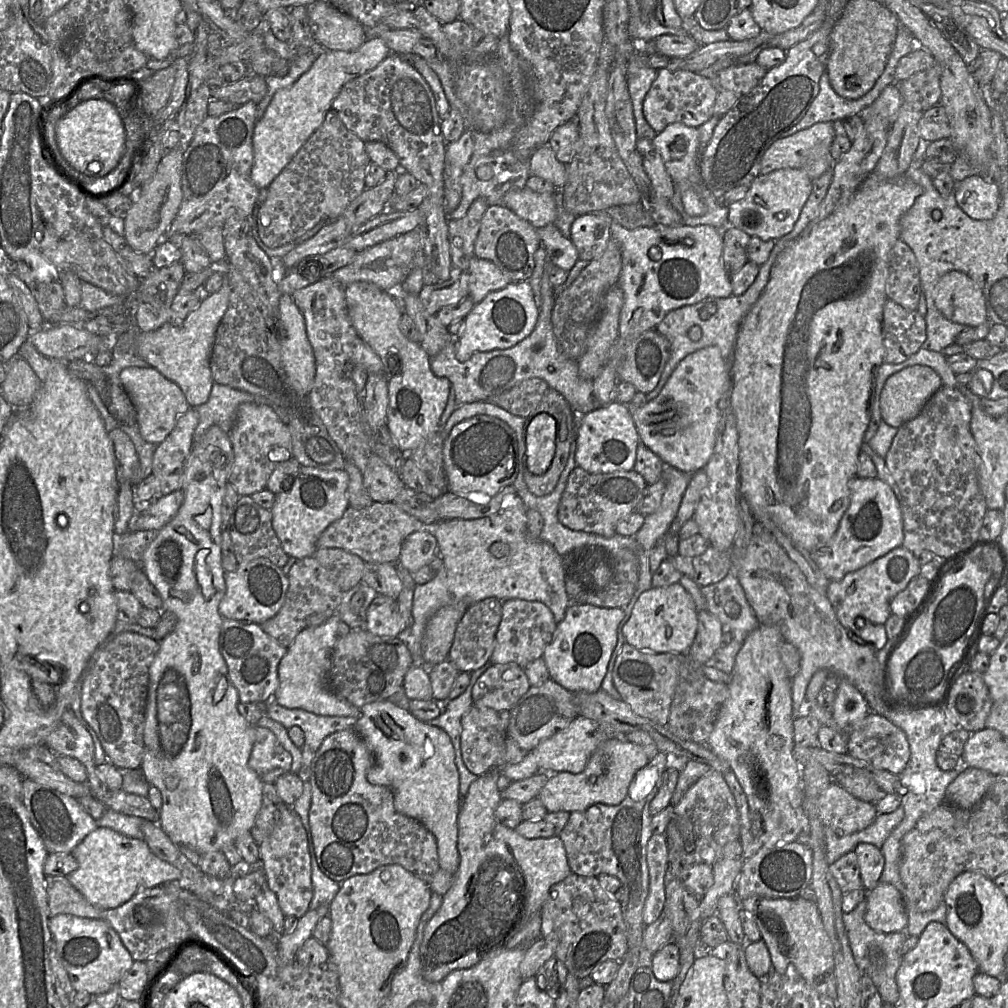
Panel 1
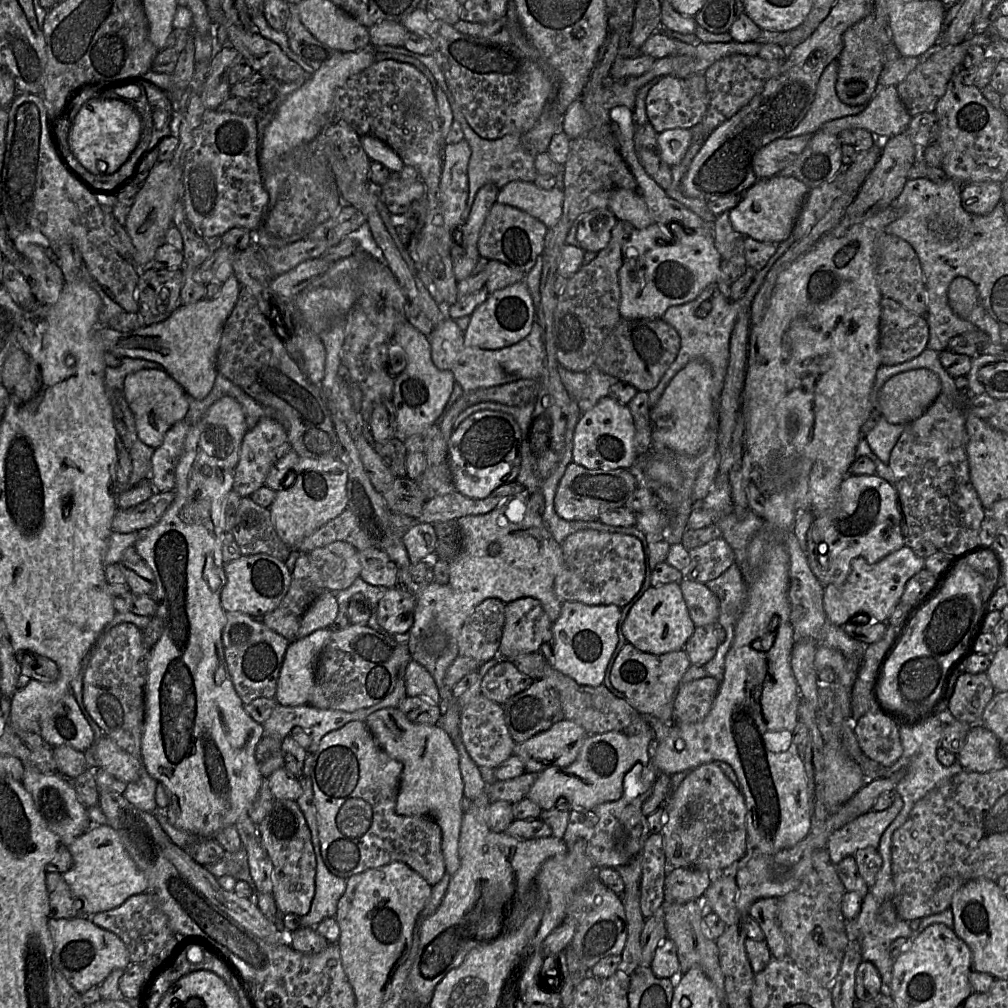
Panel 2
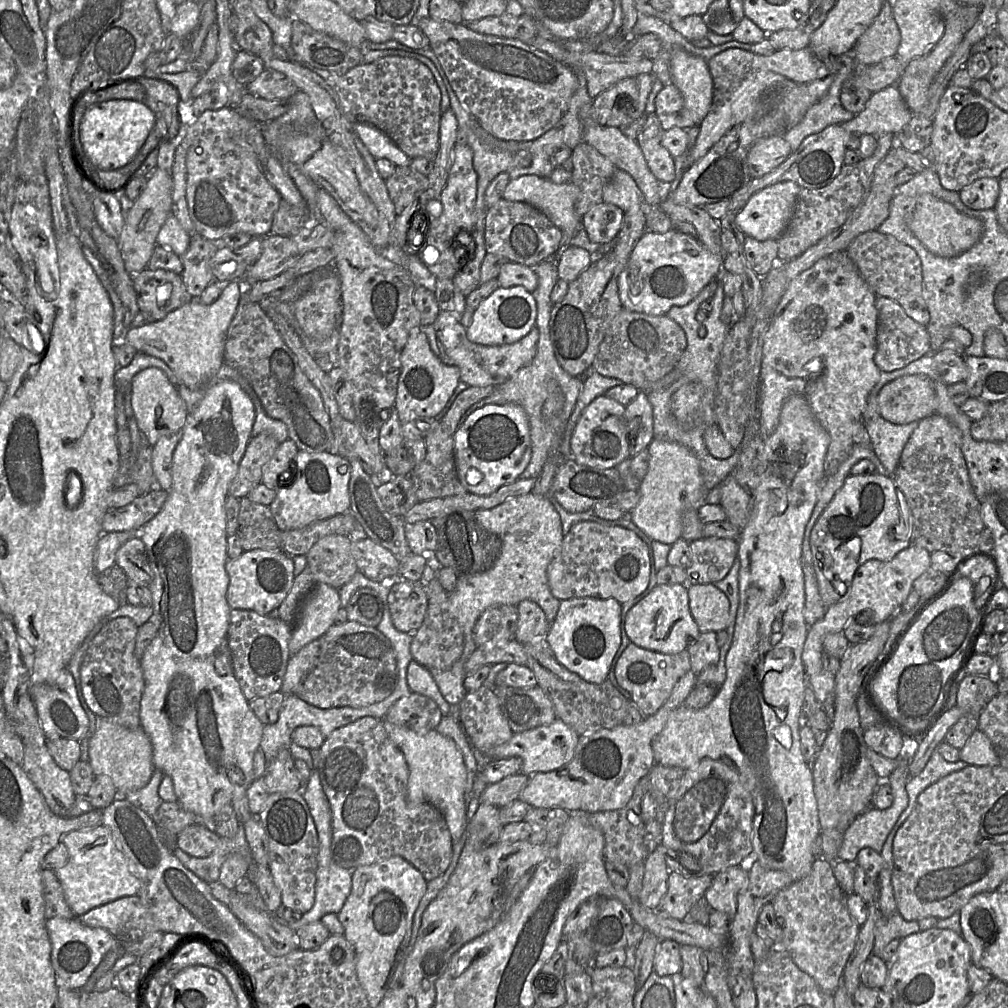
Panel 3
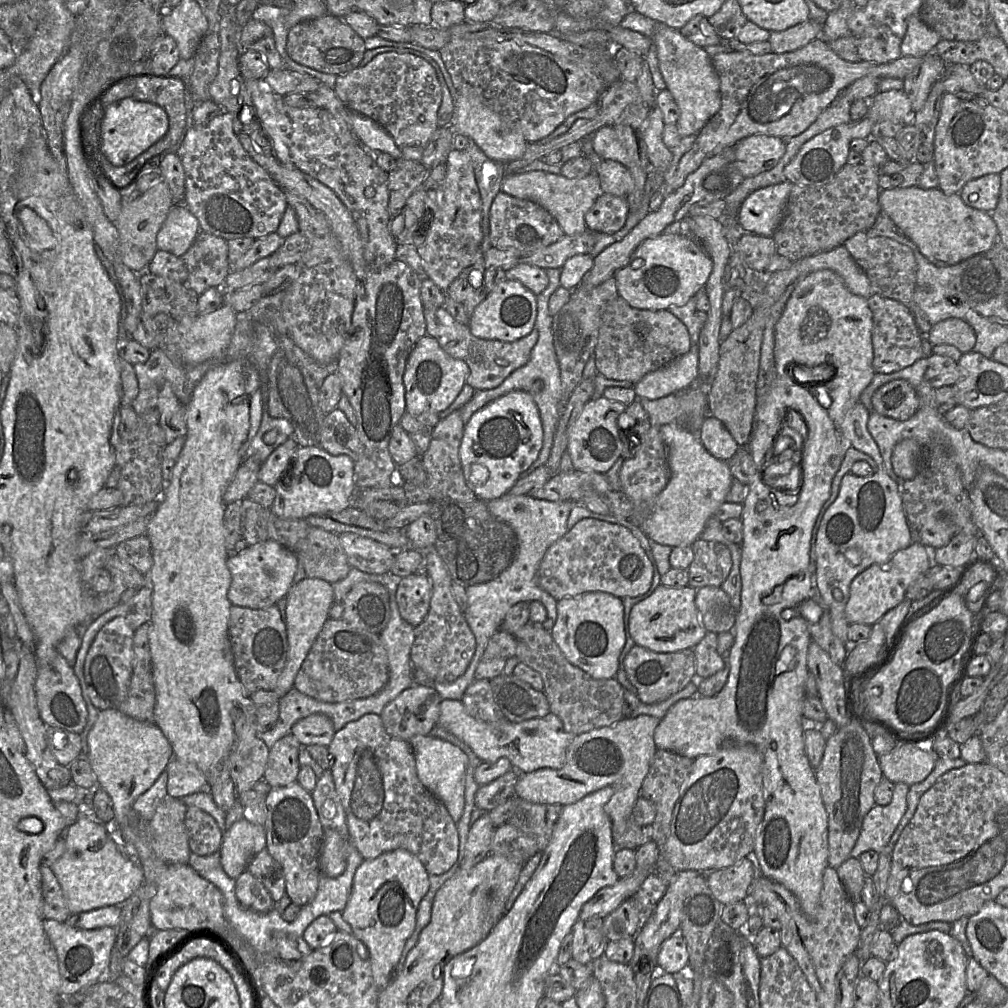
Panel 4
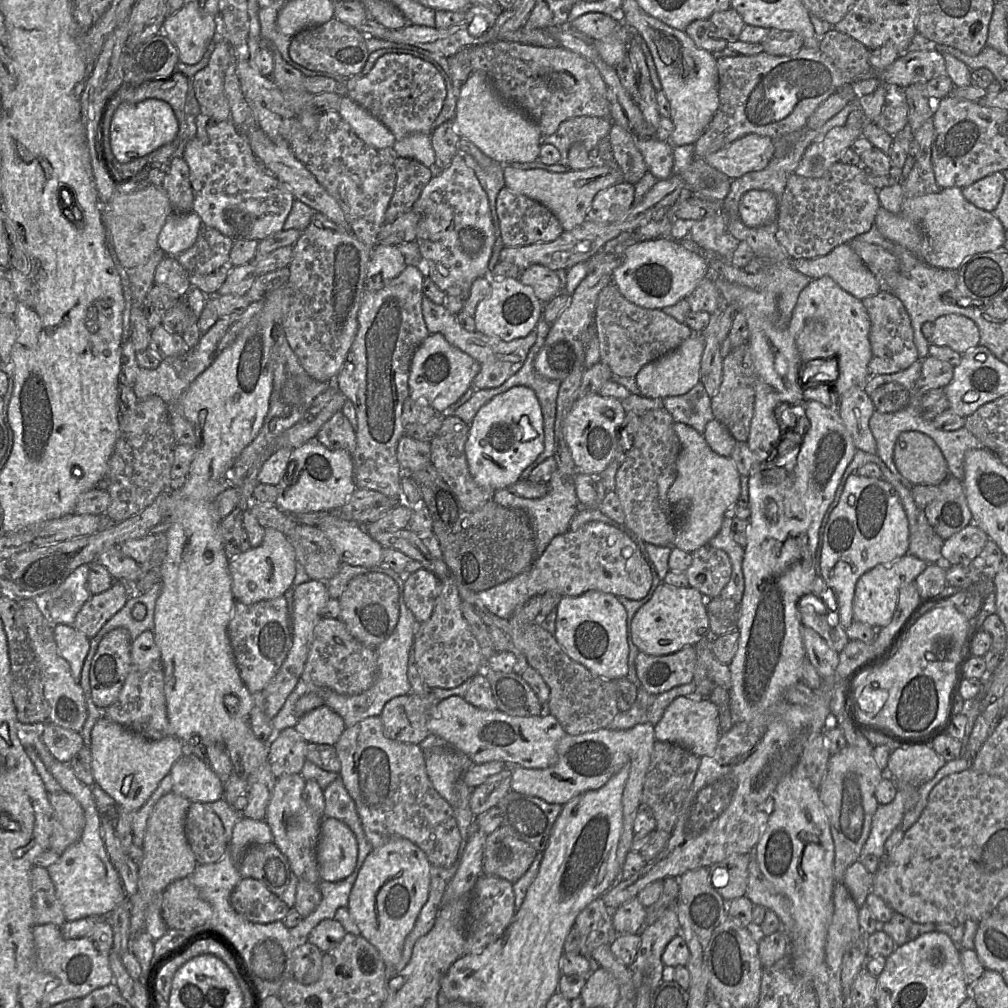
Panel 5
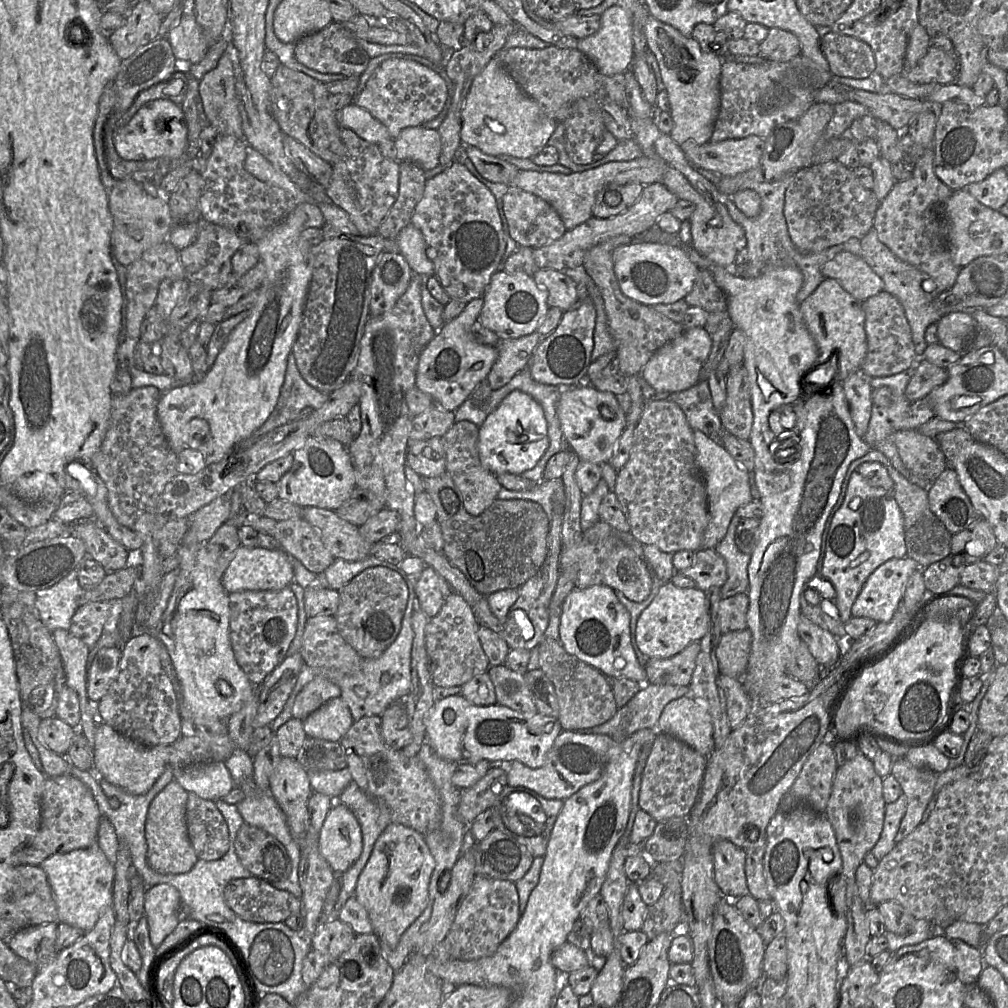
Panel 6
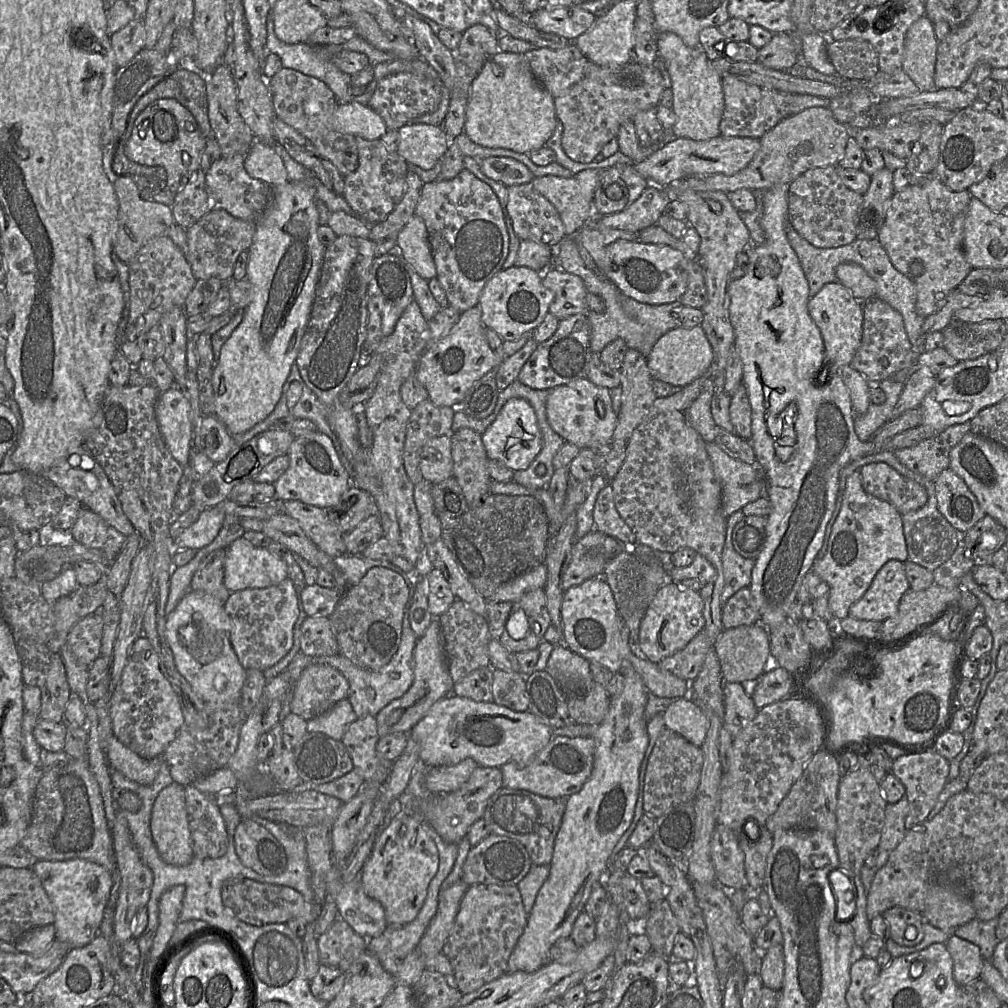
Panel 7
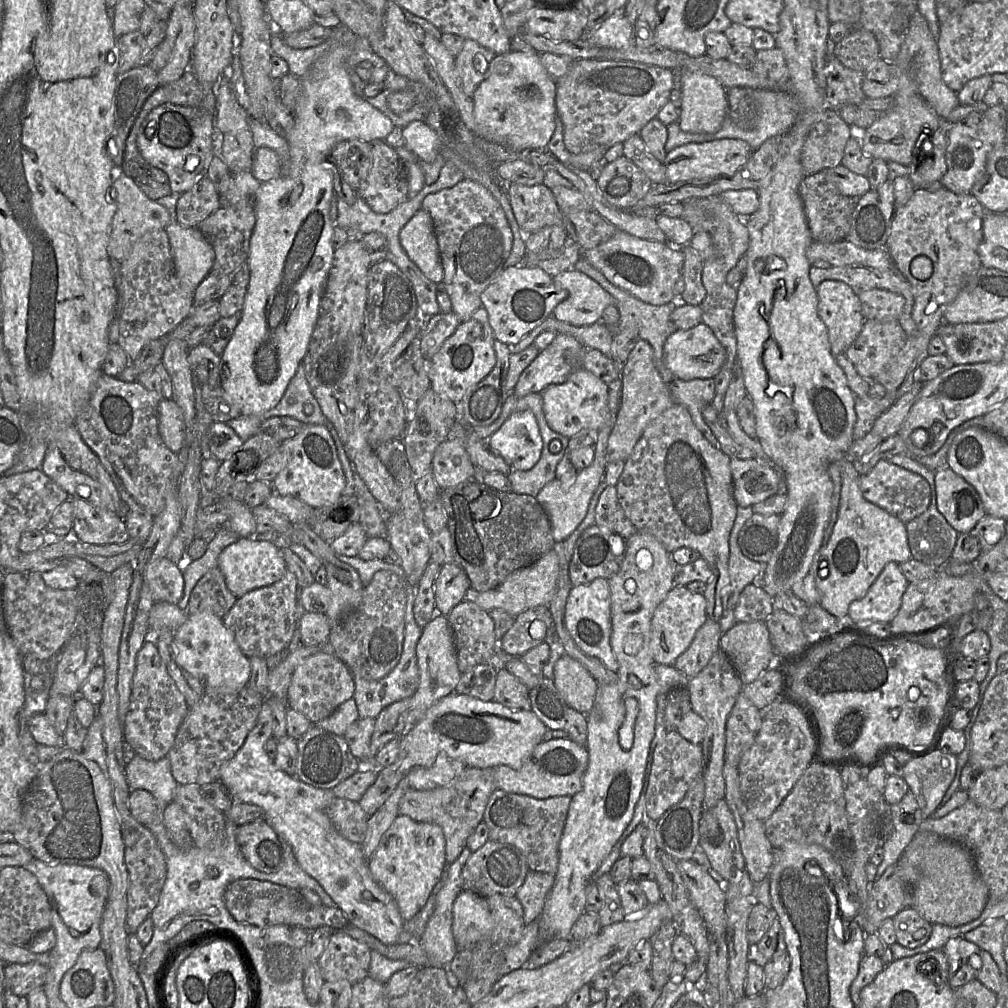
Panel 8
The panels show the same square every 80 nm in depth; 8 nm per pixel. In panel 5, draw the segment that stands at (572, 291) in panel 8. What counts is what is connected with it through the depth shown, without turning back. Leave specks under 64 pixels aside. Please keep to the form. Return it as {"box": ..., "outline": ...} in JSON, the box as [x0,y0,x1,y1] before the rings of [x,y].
{"box":[518,265,562,304],"outline":[[[532,265],[524,269],[518,279],[532,287],[537,298],[544,304],[562,291],[556,271],[542,265]]]}

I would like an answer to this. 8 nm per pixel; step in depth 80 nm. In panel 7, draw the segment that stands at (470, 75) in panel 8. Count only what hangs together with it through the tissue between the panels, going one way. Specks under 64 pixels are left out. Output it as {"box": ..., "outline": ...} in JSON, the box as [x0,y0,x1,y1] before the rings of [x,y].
{"box":[455,24,499,73],"outline":[[[475,24],[462,34],[459,47],[455,51],[458,60],[479,73],[486,62],[499,50],[499,35],[482,24]]]}

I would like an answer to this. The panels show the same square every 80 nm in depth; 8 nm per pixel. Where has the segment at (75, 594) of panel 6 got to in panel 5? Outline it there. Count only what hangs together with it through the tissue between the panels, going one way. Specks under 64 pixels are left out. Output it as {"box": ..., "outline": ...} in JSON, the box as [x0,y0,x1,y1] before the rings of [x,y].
{"box":[35,564,92,625],"outline":[[[89,564],[74,569],[56,588],[35,598],[44,618],[52,625],[72,625],[76,614],[92,595],[87,587]]]}

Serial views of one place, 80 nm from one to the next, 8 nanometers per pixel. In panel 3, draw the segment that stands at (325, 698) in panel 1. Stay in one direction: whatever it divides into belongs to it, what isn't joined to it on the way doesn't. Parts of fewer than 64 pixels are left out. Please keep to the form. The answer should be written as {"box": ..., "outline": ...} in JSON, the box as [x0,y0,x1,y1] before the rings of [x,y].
{"box":[280,639,320,695],"outline":[[[316,639],[289,657],[280,689],[284,695],[296,693],[298,686],[312,669],[319,648],[320,640]]]}

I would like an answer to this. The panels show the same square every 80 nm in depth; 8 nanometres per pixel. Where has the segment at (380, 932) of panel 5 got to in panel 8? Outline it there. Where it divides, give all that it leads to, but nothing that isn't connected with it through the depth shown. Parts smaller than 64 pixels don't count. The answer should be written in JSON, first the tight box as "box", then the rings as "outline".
{"box":[368,814,447,921],"outline":[[[399,814],[382,835],[368,859],[368,868],[375,881],[395,900],[404,921],[411,920],[425,905],[434,886],[447,866],[446,843],[442,828]]]}

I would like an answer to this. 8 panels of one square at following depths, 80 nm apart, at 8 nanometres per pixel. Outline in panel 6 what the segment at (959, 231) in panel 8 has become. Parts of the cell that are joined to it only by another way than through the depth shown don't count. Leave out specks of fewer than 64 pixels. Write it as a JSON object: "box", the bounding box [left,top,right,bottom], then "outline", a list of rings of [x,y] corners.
{"box":[874,148,960,298],"outline":[[[933,148],[925,149],[914,163],[911,177],[895,183],[888,196],[880,203],[874,218],[874,229],[877,231],[879,240],[897,258],[923,271],[934,280],[936,284],[936,289],[932,292],[934,298],[950,290],[960,272],[960,268],[952,261],[946,240],[944,204],[951,194],[952,190],[942,183],[934,172]]]}

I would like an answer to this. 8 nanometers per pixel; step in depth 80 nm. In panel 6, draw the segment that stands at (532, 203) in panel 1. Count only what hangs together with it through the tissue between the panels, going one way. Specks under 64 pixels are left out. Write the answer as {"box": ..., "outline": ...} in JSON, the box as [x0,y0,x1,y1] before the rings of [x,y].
{"box":[513,157,666,230],"outline":[[[639,157],[631,161],[608,162],[583,172],[564,175],[561,173],[519,170],[513,186],[530,192],[548,202],[559,214],[566,230],[572,230],[592,216],[597,193],[608,184],[640,183],[649,185],[662,183],[666,163],[661,158]]]}

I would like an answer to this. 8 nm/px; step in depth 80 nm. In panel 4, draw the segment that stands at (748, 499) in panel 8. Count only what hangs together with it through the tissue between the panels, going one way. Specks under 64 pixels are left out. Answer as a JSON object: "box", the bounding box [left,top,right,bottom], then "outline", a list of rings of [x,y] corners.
{"box":[641,425,733,547],"outline":[[[664,425],[660,434],[668,449],[670,479],[655,499],[651,515],[641,530],[654,542],[671,547],[692,545],[700,538],[706,522],[726,502],[733,476],[728,461],[712,456],[698,433],[679,425]]]}

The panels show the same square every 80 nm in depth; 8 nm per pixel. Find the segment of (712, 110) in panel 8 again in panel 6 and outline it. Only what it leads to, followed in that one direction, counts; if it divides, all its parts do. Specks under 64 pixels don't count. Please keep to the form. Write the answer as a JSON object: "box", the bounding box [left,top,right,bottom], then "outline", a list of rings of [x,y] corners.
{"box":[644,14,722,145],"outline":[[[651,14],[644,23],[644,34],[648,49],[656,57],[668,93],[674,122],[670,137],[678,145],[688,140],[697,144],[708,143],[720,108],[722,58],[703,51],[693,37],[684,36]]]}

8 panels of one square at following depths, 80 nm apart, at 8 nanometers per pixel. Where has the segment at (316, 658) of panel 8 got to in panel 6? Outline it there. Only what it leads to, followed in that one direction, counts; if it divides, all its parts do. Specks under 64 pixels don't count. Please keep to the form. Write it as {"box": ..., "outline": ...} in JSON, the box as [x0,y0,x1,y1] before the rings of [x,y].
{"box":[292,677,341,721],"outline":[[[315,677],[296,696],[292,715],[303,721],[323,704],[340,696],[341,689],[338,685],[324,677]]]}

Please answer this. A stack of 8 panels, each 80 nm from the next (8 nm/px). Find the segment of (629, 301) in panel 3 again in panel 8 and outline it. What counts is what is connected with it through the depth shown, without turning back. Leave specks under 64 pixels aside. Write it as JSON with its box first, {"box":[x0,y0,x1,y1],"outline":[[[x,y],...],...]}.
{"box":[581,230,684,305],"outline":[[[620,230],[606,242],[582,251],[581,256],[611,283],[652,305],[679,301],[684,290],[684,253],[681,247],[675,247],[669,242],[645,240]]]}

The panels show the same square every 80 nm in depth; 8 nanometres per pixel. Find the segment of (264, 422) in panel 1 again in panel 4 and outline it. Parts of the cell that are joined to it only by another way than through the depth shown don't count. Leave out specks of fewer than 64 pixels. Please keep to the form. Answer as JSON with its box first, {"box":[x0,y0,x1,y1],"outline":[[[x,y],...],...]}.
{"box":[223,457,262,506],"outline":[[[256,457],[244,458],[223,494],[225,506],[233,502],[241,502],[248,497],[249,491],[259,482],[258,474],[261,465],[262,463]]]}

